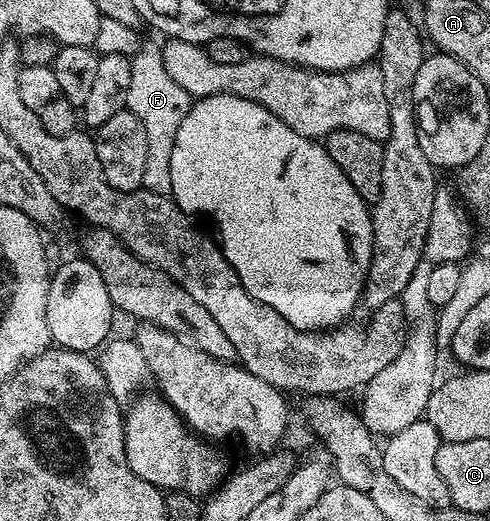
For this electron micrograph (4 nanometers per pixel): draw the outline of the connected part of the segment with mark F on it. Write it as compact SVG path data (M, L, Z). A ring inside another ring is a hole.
M148 44L141 45L138 53L131 58L130 86L125 92L126 108L138 120L142 120L142 128L146 128L146 172L143 189L155 194L171 195L170 184L170 152L174 152L174 140L178 136L178 128L182 128L182 120L186 120L186 112L190 112L194 101L192 95L176 83L170 72L166 72L163 53Z

